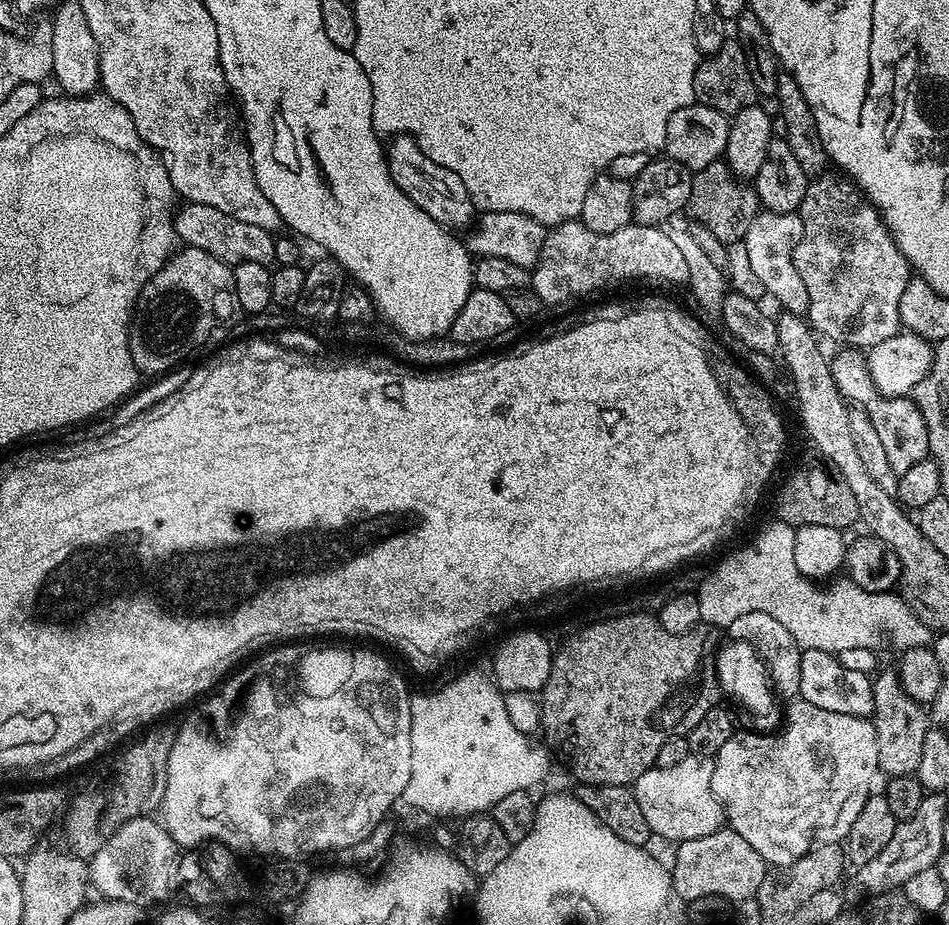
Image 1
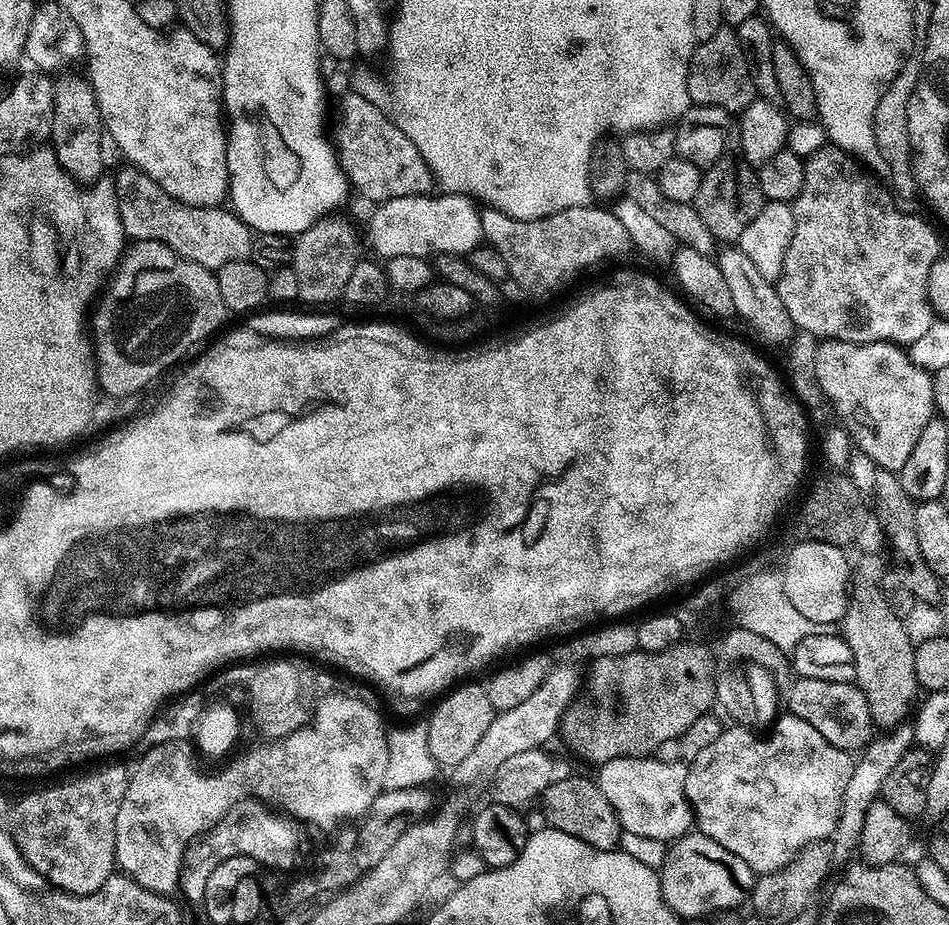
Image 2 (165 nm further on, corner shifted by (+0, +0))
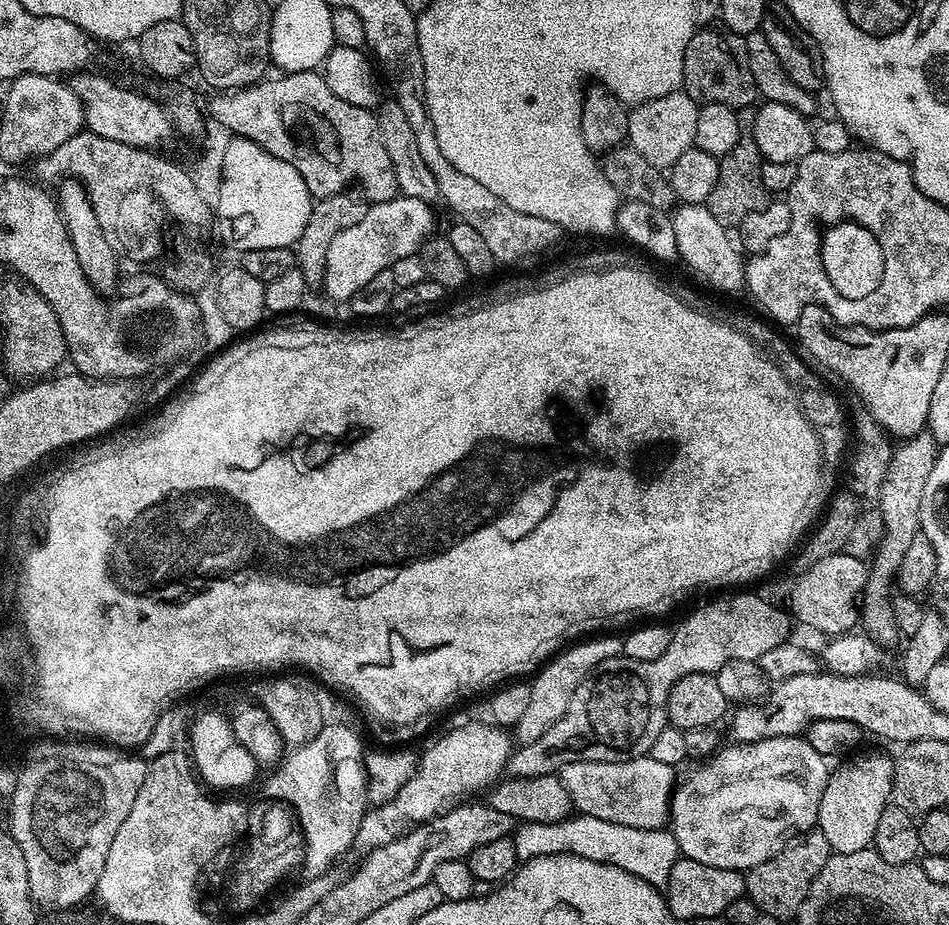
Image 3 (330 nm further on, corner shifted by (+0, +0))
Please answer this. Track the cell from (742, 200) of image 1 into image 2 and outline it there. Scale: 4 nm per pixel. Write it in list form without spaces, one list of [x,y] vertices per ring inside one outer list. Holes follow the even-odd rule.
[[[722,158],[717,164],[703,169],[694,201],[702,222],[706,222],[710,234],[720,242],[739,241],[743,230],[758,217],[766,202],[753,169],[748,166],[739,168],[734,161],[728,159]]]

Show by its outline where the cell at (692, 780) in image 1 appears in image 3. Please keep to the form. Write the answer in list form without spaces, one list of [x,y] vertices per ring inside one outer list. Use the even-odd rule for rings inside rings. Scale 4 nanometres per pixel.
[[[651,754],[635,756],[631,760],[610,762],[574,762],[560,769],[560,785],[570,794],[577,813],[602,818],[619,826],[642,830],[663,829],[670,820],[672,794],[677,787],[677,773],[666,762],[654,762]]]

